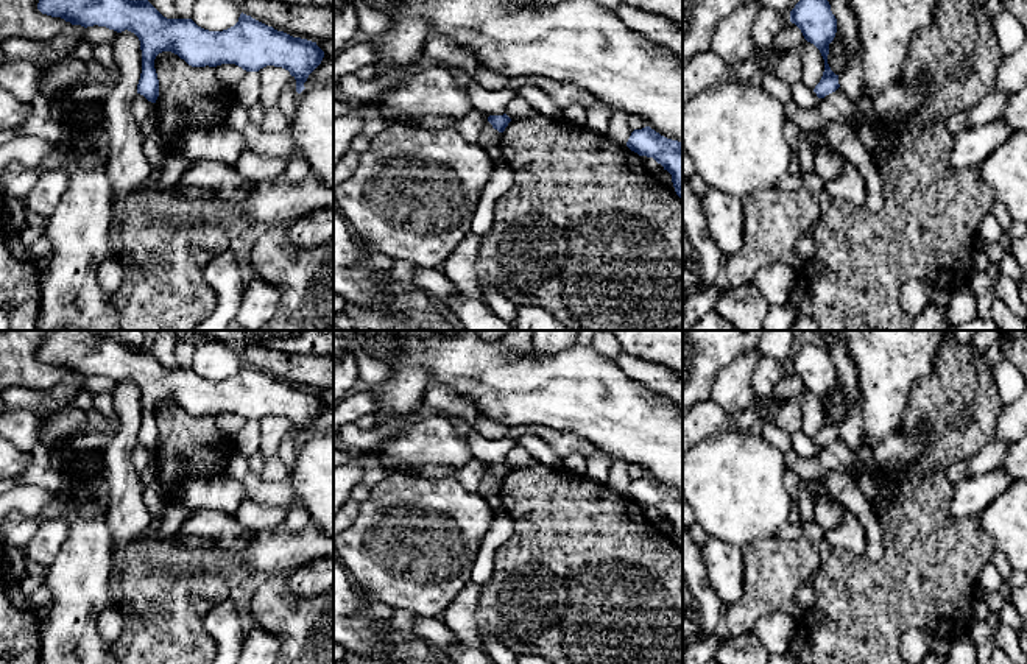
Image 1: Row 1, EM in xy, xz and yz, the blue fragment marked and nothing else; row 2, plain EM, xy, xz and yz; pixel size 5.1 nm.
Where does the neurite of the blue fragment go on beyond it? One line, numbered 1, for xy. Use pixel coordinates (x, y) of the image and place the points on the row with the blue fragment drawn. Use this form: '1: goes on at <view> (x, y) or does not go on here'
1: does not go on here

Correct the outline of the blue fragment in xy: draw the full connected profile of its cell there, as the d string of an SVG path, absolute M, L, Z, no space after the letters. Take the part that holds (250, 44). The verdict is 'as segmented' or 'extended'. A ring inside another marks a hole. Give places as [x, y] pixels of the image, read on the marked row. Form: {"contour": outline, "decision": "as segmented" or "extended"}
{"contour": "M39 0L37 9L42 14L61 17L72 25L81 25L84 28L98 25L117 33L125 30L134 33L140 41L142 50L142 73L137 94L151 103L156 103L159 97L154 59L162 51L178 55L192 67L235 64L246 72L259 72L266 65L282 67L296 79L298 94L305 89L304 83L324 58L324 51L316 42L277 31L243 12L234 26L223 31L209 31L198 26L192 19L164 17L148 0Z", "decision": "as segmented"}

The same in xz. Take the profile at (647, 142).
{"contour": "M645 126L631 132L626 147L661 164L672 175L676 195L683 198L683 142L667 139Z", "decision": "as segmented"}

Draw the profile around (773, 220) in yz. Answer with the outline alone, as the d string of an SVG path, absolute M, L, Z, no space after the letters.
M773 187L745 196L742 206L742 248L723 260L731 287L754 282L756 273L770 263L799 270L804 262L796 254L796 242L820 220L817 195L806 187L796 192Z

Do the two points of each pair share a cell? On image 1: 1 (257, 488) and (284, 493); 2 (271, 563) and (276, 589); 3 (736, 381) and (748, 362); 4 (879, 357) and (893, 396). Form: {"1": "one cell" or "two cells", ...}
{"1": "one cell", "2": "two cells", "3": "one cell", "4": "one cell"}

